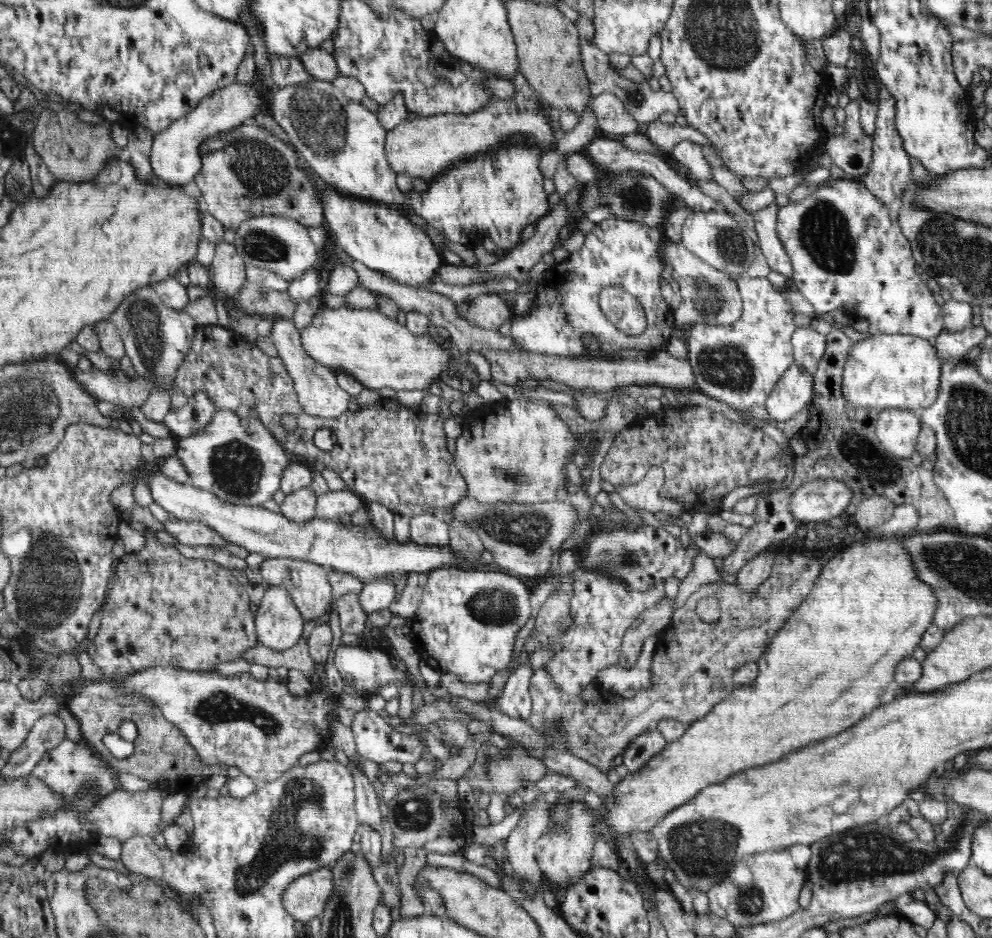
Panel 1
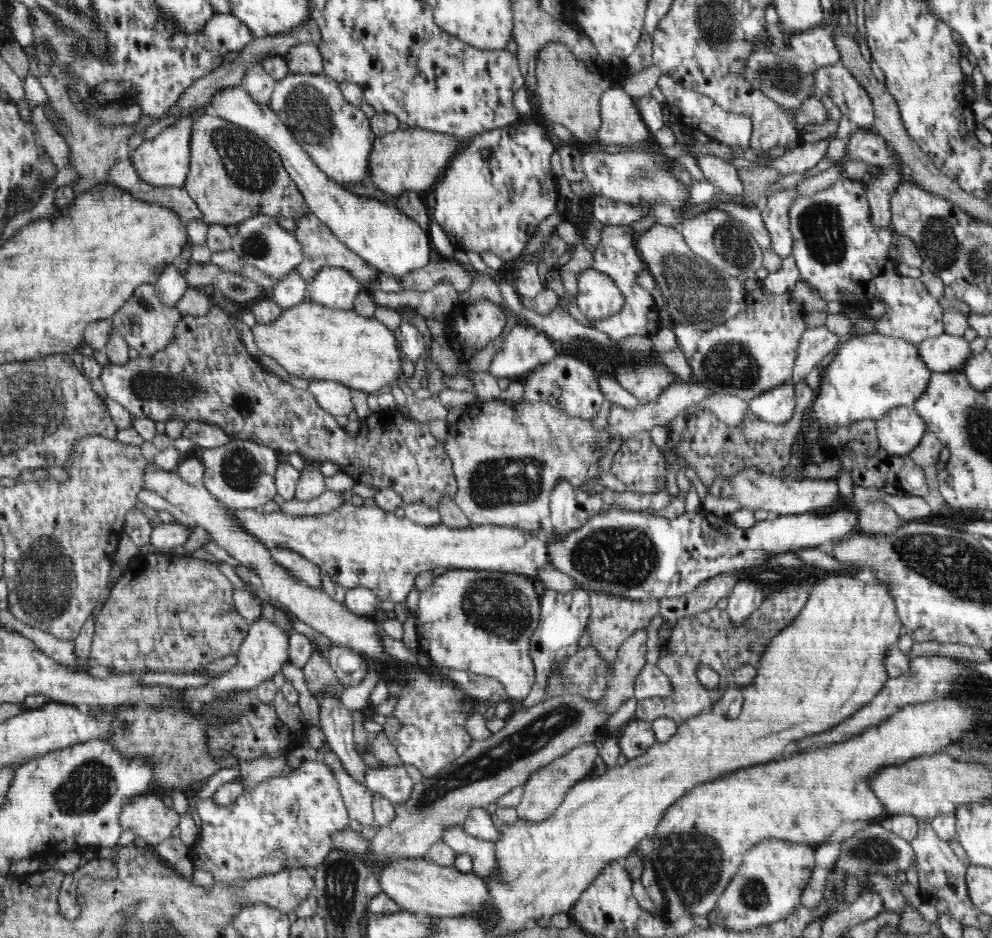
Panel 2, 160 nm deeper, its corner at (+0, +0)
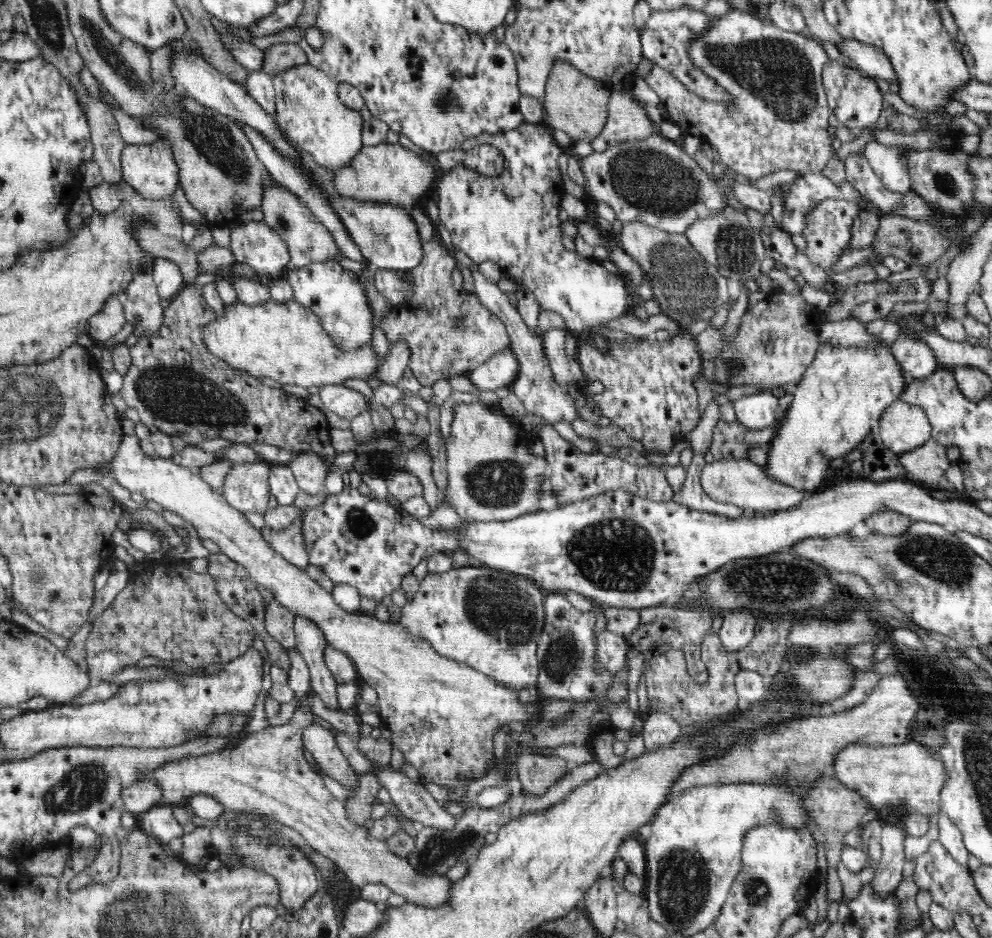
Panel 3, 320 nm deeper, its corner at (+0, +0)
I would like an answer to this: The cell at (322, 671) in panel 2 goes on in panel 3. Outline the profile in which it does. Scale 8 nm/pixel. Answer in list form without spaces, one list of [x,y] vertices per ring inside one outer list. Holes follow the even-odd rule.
[[[302,705],[297,708],[292,718],[280,726],[268,725],[257,733],[249,734],[242,738],[242,743],[236,742],[210,754],[190,756],[184,760],[162,764],[152,774],[142,775],[143,782],[155,782],[161,788],[161,803],[183,804],[189,797],[196,794],[207,794],[221,802],[226,809],[235,811],[251,811],[264,814],[284,826],[294,828],[302,838],[316,852],[327,856],[335,865],[344,872],[346,879],[357,887],[365,884],[380,883],[388,886],[390,890],[406,898],[407,903],[428,906],[429,908],[442,908],[449,899],[449,892],[454,882],[447,879],[445,874],[420,874],[406,859],[393,854],[385,842],[374,838],[367,830],[367,825],[355,824],[347,819],[344,802],[340,802],[326,789],[324,780],[313,772],[308,764],[302,747],[302,732],[305,726],[314,723],[312,709]]]

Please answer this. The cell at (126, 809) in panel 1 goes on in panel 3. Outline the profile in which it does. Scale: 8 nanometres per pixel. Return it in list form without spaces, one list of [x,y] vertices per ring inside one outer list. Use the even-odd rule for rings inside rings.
[[[156,804],[146,812],[136,815],[137,829],[152,835],[166,847],[172,838],[180,838],[184,834],[182,825],[172,814],[172,804]]]

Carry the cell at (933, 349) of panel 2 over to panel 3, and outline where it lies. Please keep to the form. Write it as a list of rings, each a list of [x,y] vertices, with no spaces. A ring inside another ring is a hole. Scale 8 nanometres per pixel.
[[[898,338],[890,345],[903,376],[911,380],[923,379],[940,369],[933,350],[921,340]]]

